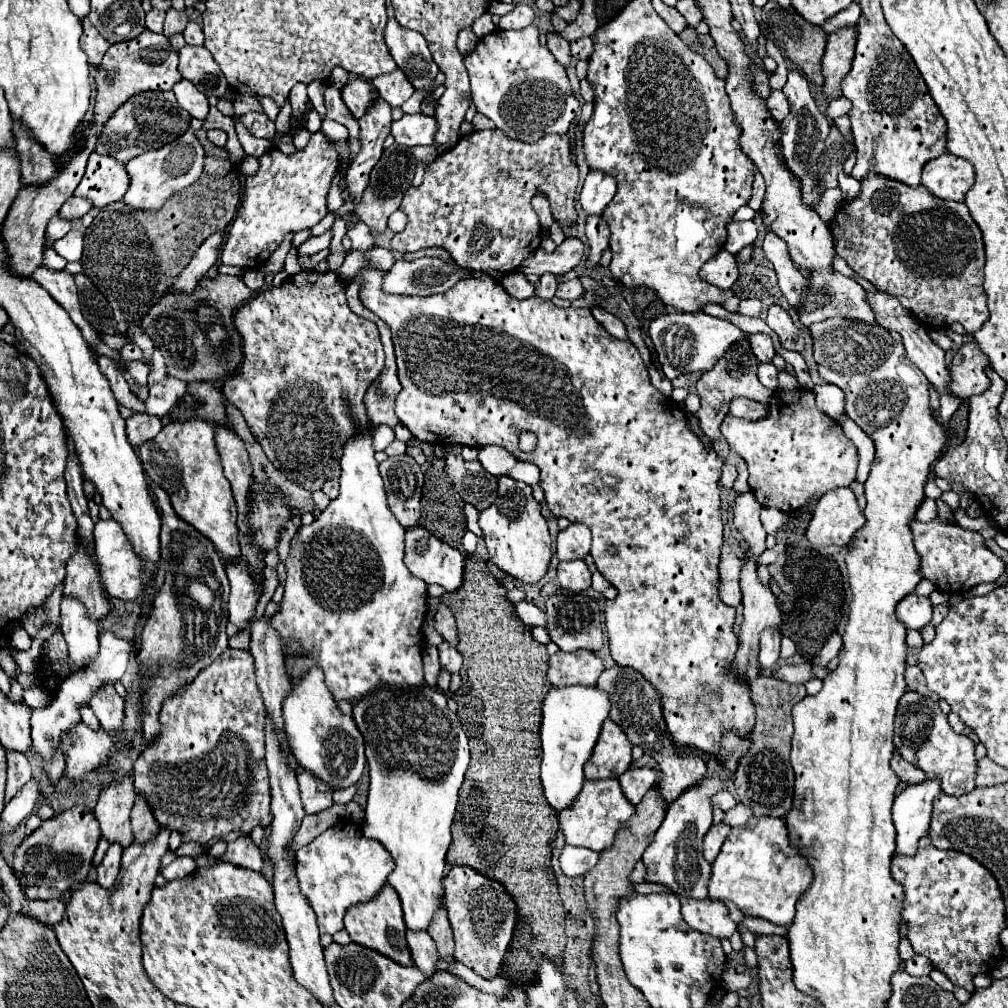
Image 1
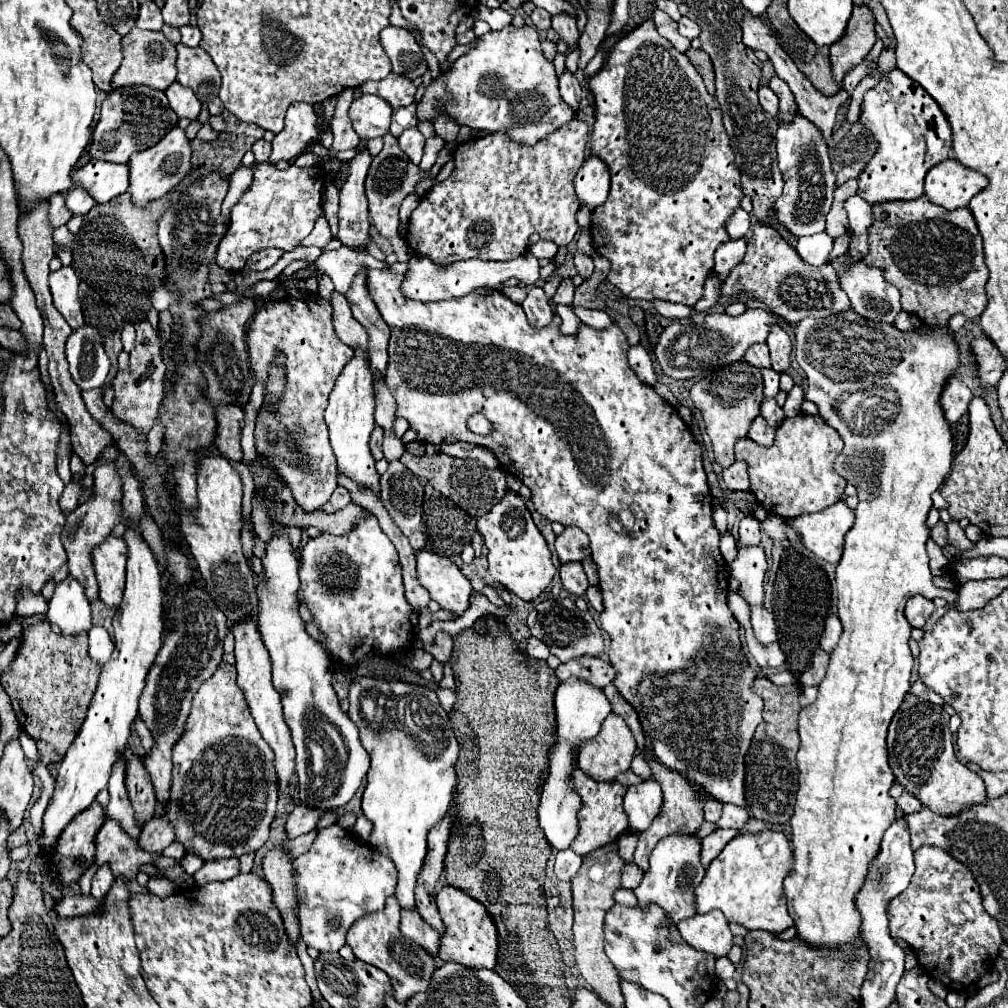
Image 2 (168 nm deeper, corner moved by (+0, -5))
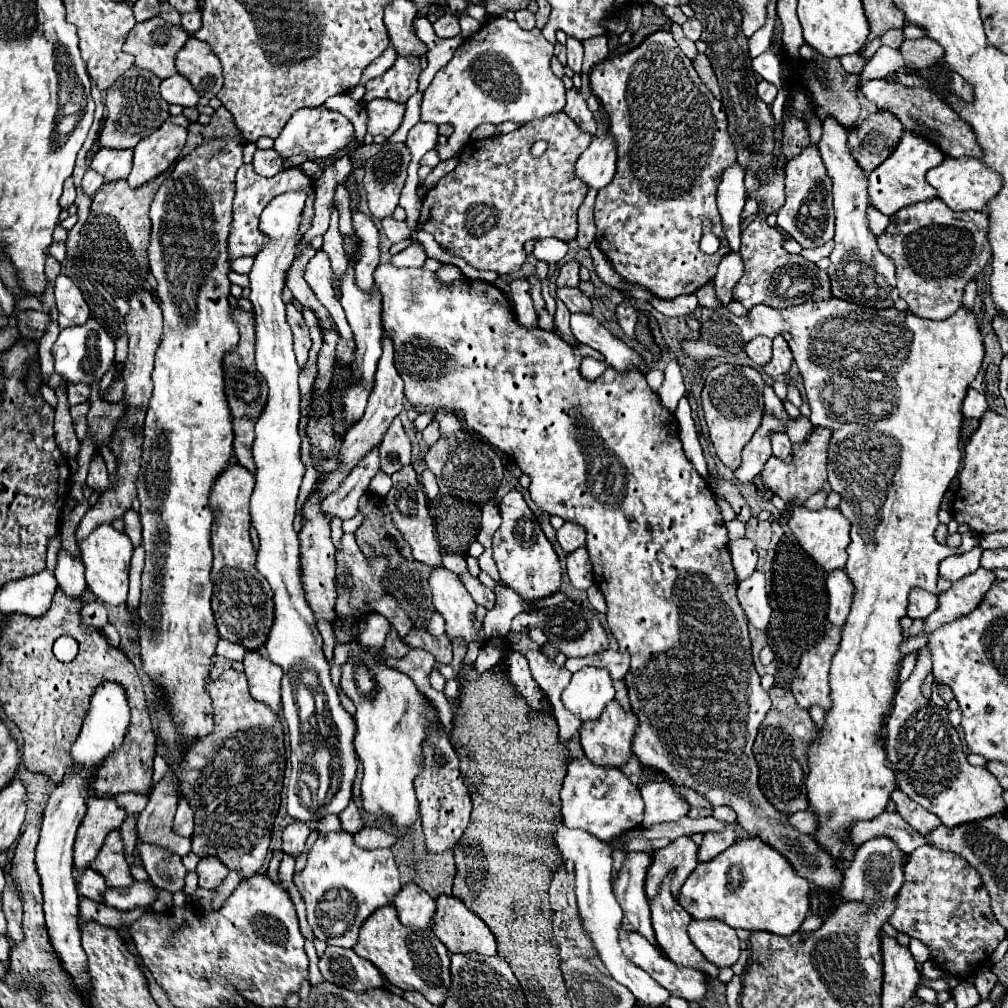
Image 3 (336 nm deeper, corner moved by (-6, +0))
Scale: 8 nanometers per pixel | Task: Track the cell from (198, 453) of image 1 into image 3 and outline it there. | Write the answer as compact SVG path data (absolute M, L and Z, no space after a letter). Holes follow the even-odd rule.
M229 463L215 479L209 495L209 505L215 513L211 525L213 549L213 597L211 609L217 621L217 631L229 641L239 641L245 649L259 649L273 625L273 593L267 579L255 569L255 551L249 539L251 517L249 497L255 487L255 477L243 465Z

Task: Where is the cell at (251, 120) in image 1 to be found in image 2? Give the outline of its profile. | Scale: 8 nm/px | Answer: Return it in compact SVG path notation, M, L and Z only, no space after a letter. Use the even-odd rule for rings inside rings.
M259 140L255 146L253 146L253 154L255 154L255 162L257 164L263 164L269 160L269 154L271 154L271 144L267 140Z

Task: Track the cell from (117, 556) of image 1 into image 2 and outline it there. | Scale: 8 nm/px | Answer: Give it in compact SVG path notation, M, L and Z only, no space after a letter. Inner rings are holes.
M109 536L91 550L91 560L99 584L99 600L107 606L119 606L125 588L127 544L123 538Z

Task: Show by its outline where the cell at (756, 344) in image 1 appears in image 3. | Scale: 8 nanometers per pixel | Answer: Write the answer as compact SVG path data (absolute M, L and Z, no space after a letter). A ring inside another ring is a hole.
M755 337L745 345L745 353L757 363L757 365L767 365L771 361L771 339L767 337Z

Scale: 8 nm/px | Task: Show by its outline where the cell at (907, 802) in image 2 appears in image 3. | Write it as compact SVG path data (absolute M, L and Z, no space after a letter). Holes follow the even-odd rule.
M895 789L895 791L891 793L891 799L893 799L895 805L897 805L897 813L899 813L913 829L917 829L919 833L929 833L929 831L933 831L935 827L941 825L939 817L935 817L931 811L923 809L923 807L917 805L915 801L911 801L911 797L907 797L903 791Z

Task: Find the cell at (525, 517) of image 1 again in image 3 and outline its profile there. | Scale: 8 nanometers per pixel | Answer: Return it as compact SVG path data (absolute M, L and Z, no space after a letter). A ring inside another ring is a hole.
M519 491L507 493L499 503L499 513L503 523L493 535L493 559L501 579L525 601L537 601L553 595L561 585L561 563L523 495Z

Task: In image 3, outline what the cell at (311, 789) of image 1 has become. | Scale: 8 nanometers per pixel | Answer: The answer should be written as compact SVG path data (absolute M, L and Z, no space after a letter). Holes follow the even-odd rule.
M291 821L283 829L283 851L299 857L305 847L307 835L309 835L309 825L305 821Z

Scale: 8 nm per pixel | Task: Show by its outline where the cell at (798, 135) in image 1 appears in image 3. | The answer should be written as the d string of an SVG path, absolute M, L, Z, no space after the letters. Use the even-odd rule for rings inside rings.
M811 143L803 147L795 159L789 159L785 163L785 205L779 209L777 225L781 231L797 239L805 249L819 247L825 241L833 239L835 215L831 201L831 177L827 177L819 149Z

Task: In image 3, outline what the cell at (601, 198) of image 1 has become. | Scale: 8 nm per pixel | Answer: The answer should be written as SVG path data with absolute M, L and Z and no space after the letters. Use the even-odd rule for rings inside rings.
M611 135L595 137L591 147L577 159L575 175L591 189L599 191L607 187L615 175L617 149Z

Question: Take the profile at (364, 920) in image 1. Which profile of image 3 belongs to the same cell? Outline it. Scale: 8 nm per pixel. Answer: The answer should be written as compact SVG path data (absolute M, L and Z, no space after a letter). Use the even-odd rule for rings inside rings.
M393 905L379 907L375 913L371 913L371 917L367 917L365 925L359 929L359 941L353 951L359 957L375 963L375 967L379 967L395 987L403 991L419 991L433 1005L443 1003L445 991L451 985L447 947L431 929L411 929L401 925Z

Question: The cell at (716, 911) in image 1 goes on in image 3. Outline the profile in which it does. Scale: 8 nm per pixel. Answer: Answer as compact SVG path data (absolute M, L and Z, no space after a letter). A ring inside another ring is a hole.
M693 919L689 923L689 937L707 961L717 967L731 967L739 959L741 941L735 929L719 919Z

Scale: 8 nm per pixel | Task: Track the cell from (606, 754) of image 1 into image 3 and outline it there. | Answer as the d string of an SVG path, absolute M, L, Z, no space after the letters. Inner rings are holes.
M611 701L607 709L601 713L599 721L589 721L581 727L581 747L585 751L585 757L601 767L621 767L625 765L633 753L633 737L637 733L637 717L633 713L625 713L617 701Z

